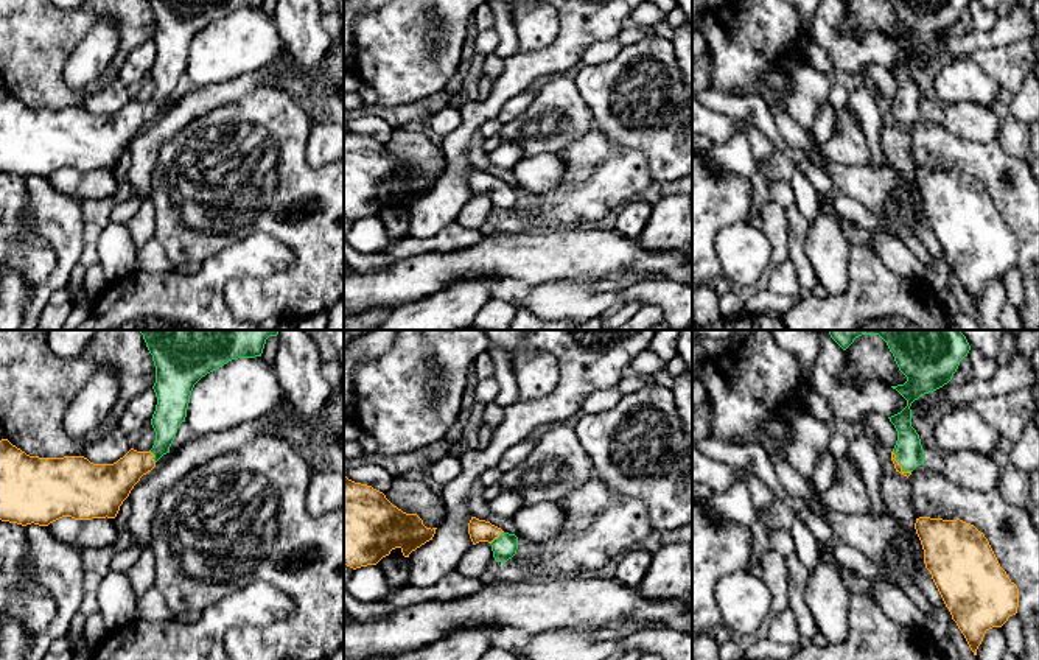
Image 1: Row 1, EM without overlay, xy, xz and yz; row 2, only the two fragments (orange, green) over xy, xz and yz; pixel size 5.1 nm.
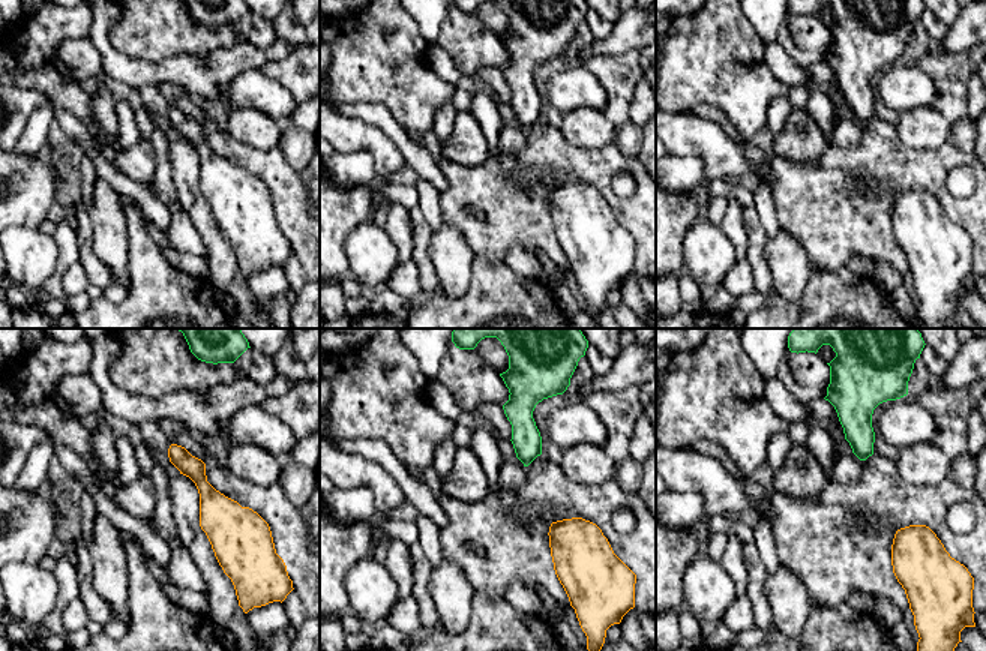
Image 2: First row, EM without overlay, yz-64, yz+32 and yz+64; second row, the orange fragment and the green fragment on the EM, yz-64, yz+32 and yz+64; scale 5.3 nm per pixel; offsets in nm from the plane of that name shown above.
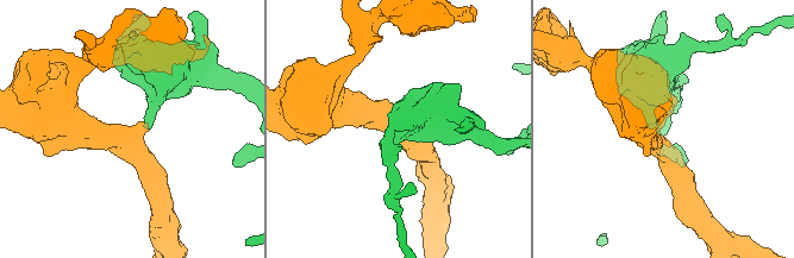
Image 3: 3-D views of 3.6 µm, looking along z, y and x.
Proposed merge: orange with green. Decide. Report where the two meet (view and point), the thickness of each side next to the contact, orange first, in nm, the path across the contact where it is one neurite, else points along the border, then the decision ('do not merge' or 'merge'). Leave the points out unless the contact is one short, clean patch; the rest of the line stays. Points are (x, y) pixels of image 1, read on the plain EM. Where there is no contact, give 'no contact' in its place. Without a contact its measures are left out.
yz (899, 115) | 40/150 nm | across yz (898, 117), (899, 115), (909, 103) | merge

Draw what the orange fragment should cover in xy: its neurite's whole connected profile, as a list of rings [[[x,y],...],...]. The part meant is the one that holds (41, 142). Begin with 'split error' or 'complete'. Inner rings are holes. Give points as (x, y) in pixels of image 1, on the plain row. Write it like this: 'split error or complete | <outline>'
split error | [[[148,0],[156,17],[152,37],[157,56],[151,70],[156,92],[149,103],[131,100],[114,115],[93,115],[84,107],[39,109],[30,107],[8,90],[0,92],[0,171],[22,177],[50,174],[72,168],[75,171],[115,170],[143,126],[156,118],[176,89],[187,68],[194,36],[207,25],[232,11],[261,8],[263,0]]]

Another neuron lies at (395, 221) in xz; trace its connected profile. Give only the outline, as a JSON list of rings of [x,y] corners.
[[[386,207],[376,216],[392,240],[401,241],[411,235],[408,209]]]

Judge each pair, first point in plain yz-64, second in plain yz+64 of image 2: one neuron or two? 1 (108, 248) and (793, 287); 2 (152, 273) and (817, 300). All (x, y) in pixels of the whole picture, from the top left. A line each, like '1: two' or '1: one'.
1: one
2: one

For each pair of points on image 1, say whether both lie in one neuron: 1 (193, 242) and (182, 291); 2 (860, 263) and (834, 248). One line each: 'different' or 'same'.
1: different
2: different

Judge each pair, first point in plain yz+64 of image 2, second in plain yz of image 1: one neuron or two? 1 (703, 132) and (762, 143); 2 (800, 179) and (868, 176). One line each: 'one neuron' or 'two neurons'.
1: one neuron
2: one neuron

